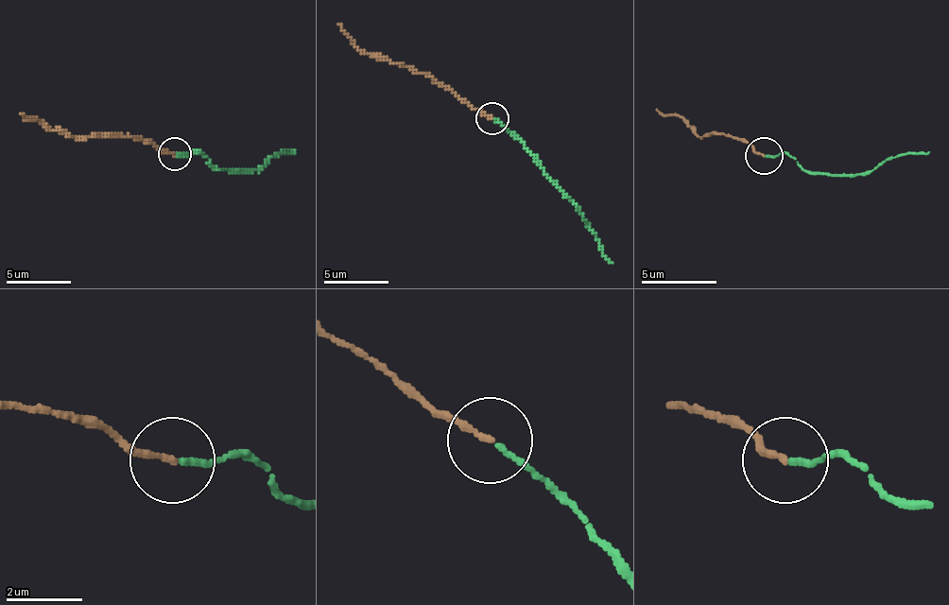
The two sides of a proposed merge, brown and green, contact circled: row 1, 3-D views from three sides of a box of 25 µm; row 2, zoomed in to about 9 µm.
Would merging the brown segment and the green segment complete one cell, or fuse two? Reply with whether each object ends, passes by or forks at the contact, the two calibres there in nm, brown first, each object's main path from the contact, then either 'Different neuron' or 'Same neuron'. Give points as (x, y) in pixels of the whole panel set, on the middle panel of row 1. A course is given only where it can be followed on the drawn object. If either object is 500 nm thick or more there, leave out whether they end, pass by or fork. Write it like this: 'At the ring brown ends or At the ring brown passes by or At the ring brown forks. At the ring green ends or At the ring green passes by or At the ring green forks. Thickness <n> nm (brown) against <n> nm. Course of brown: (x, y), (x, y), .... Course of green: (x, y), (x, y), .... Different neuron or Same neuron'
At the ring brown ends. At the ring green ends. Thickness 170 nm (brown) against 140 nm. Course of brown: (491, 119), (449, 90), (406, 66), (364, 54), (338, 25). Course of green: (494, 119), (521, 142), (576, 207), (612, 262). Same neuron

